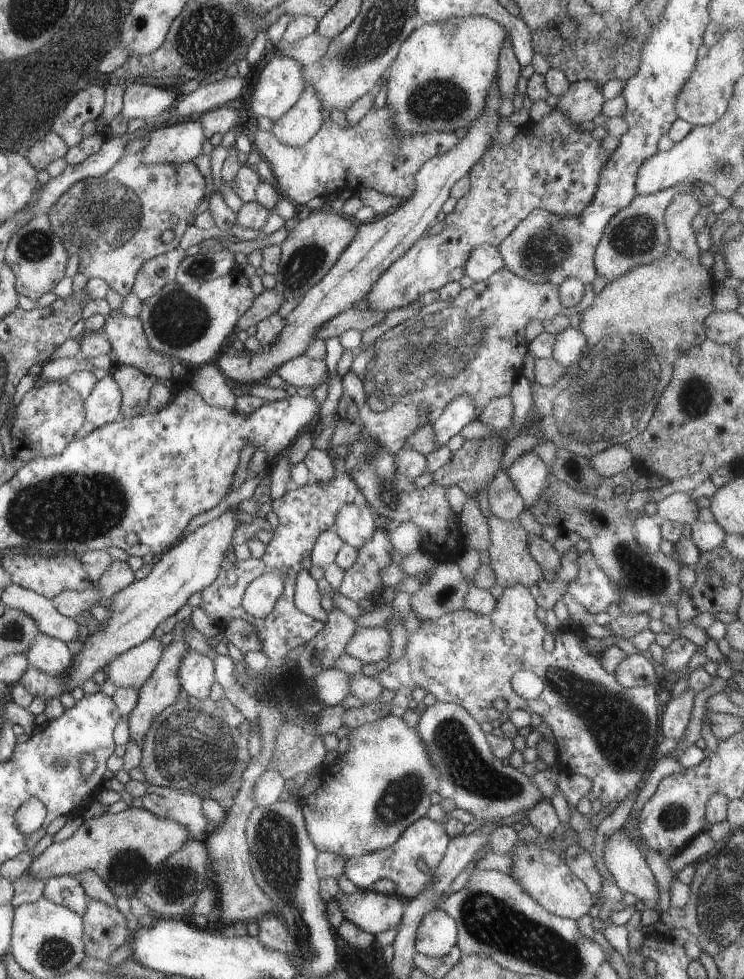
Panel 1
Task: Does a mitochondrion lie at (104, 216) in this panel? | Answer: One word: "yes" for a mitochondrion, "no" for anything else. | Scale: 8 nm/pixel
yes

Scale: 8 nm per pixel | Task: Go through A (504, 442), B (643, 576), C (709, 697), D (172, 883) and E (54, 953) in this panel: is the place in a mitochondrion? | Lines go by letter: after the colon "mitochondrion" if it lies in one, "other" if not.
A: other
B: mitochondrion
C: other
D: mitochondrion
E: mitochondrion

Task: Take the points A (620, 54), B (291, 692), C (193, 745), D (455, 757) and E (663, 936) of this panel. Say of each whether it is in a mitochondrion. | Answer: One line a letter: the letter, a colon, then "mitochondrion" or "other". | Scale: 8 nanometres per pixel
A: mitochondrion
B: mitochondrion
C: mitochondrion
D: mitochondrion
E: other

